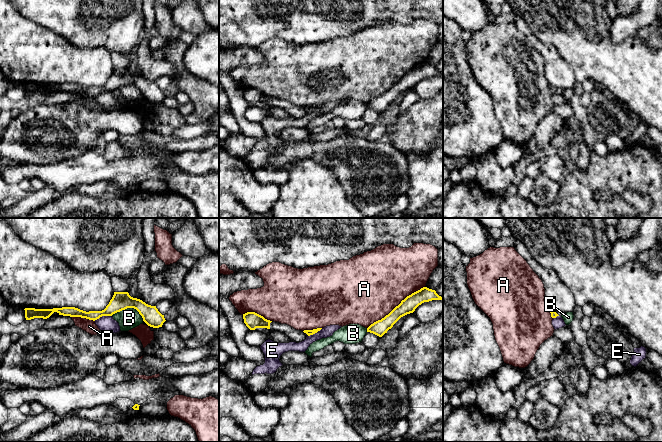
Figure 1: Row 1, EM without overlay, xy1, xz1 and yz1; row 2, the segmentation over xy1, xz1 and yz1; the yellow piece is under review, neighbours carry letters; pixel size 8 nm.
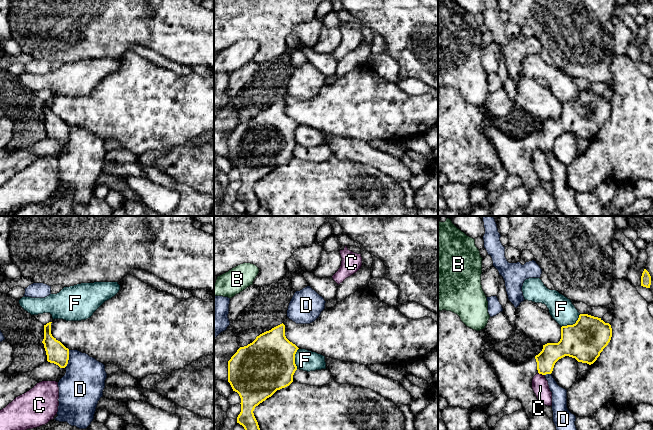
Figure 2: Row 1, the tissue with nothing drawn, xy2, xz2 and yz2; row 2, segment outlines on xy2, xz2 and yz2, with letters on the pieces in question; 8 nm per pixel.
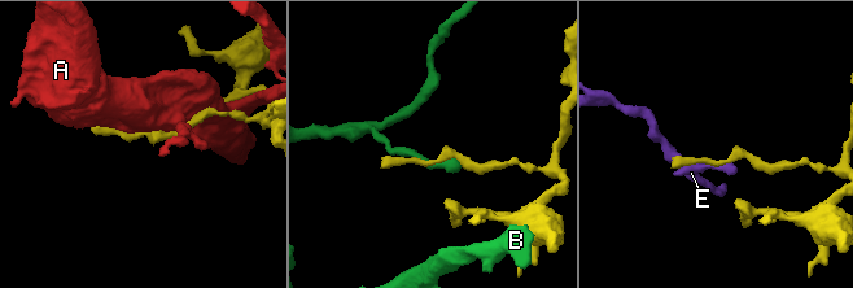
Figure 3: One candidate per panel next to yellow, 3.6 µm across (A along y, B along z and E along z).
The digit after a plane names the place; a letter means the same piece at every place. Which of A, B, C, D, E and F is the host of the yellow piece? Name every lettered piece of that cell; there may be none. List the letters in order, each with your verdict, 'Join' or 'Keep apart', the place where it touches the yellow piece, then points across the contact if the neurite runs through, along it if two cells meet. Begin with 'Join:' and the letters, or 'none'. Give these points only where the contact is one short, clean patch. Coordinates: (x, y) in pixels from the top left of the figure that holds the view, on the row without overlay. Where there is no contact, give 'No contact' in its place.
Join: none
A: Keep apart. Touches yellow at xz1 (396, 82)
B: Keep apart. Touches yellow at xy1 (129, 83). Boundary: xy1 (111, 91), (127, 84), (134, 84), (143, 96)
C: Keep apart. Touches yellow at yz2 (541, 149). Boundary: yz2 (538, 148), (543, 151)
D: Keep apart. Touches yellow at xy2 (68, 134)
E: Keep apart. Touches yellow at xy1 (102, 91). Boundary: xy1 (111, 91), (102, 91), (94, 96)
F: Keep apart. Touches yellow at yz2 (573, 100)

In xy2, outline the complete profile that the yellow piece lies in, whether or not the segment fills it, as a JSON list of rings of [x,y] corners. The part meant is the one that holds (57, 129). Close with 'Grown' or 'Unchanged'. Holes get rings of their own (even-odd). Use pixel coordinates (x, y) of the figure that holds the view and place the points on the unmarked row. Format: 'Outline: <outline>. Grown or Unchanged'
Outline: [[[51,99],[44,101],[44,115],[42,119],[47,131],[47,137],[65,144],[69,136],[69,125],[51,110]]]. Unchanged

